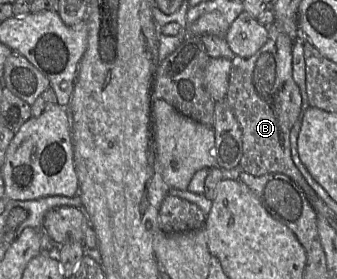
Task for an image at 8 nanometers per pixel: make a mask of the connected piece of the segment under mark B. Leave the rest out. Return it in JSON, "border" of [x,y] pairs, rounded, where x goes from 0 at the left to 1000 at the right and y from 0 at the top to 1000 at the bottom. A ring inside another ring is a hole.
{"border":[[[810,82],[792,100],[795,143],[745,204],[697,204],[685,222],[677,319],[668,358],[691,394],[718,473],[718,563],[709,599],[751,631],[837,620],[881,659],[905,645],[864,559],[861,470],[896,398],[896,344],[866,265],[866,140]]]}

